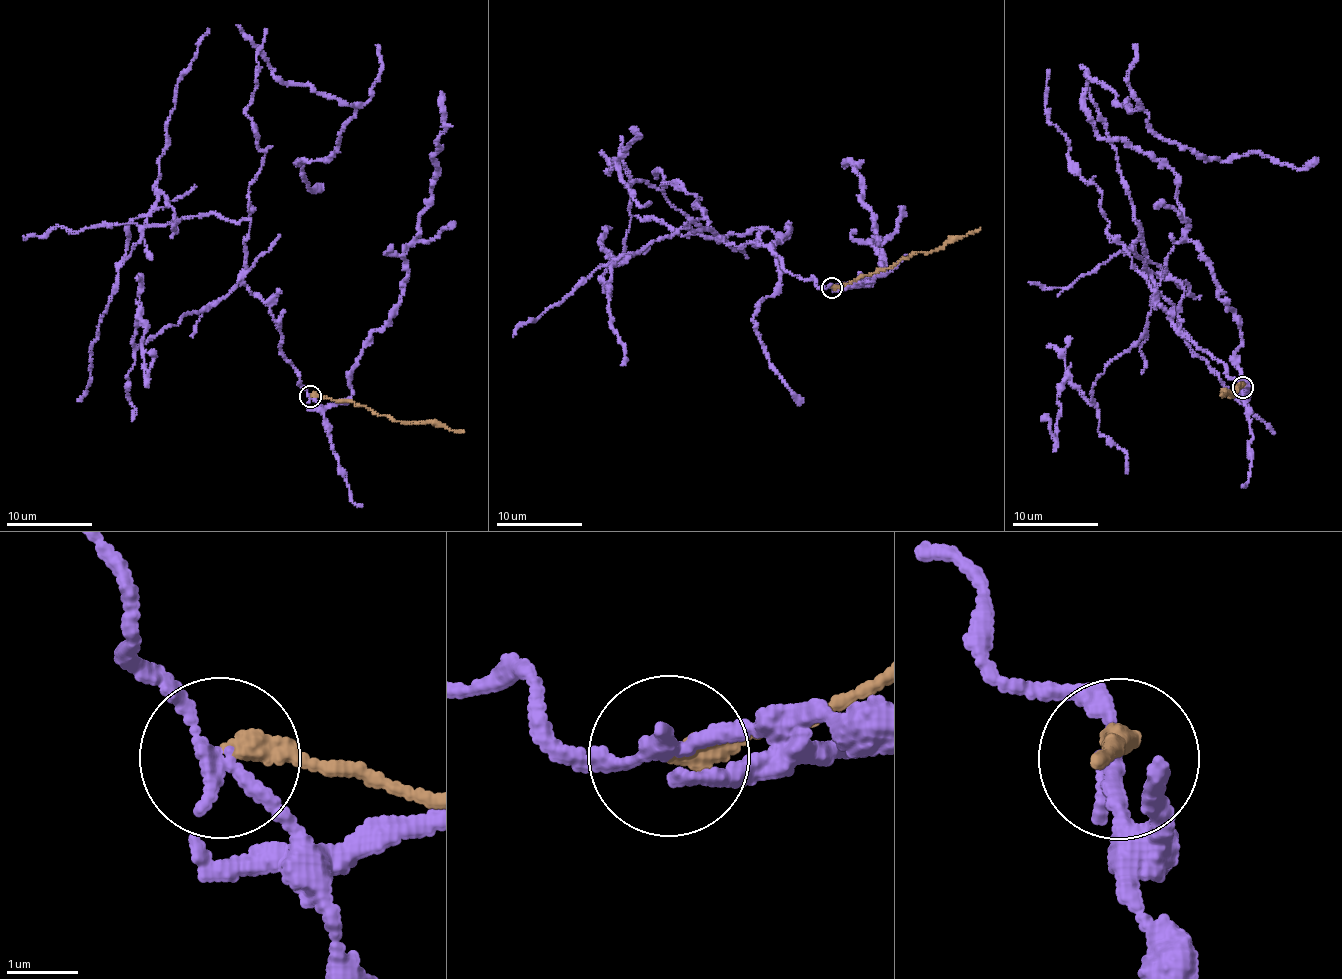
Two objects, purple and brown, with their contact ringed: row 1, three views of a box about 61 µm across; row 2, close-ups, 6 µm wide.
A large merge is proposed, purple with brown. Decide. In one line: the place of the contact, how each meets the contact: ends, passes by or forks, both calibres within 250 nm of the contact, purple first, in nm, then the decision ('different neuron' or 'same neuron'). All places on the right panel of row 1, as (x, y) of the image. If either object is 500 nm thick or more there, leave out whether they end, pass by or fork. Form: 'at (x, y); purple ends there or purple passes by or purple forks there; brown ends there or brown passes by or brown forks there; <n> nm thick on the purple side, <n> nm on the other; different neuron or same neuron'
at (1242, 387); purple passes by; brown ends there; 200 nm thick on the purple side, 320 nm on the other; different neuron

